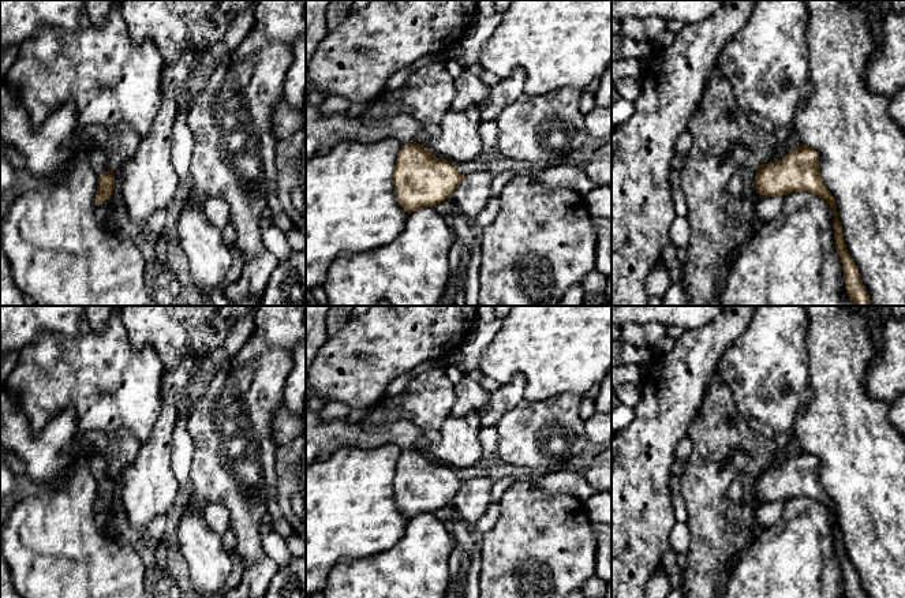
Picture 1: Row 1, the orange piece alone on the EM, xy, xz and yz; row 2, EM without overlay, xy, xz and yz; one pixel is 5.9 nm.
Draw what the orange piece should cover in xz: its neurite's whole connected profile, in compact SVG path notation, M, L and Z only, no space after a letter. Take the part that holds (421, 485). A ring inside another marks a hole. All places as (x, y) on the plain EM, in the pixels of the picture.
M306 405L306 467L322 452L354 446L374 449L393 444L401 449L394 470L394 500L400 512L410 520L423 513L433 513L448 505L461 489L456 470L433 461L416 448L423 431L410 421L388 426L364 427L347 419L324 421L319 411Z

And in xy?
M96 455L87 457L87 470L97 482L98 493L94 507L97 511L100 511L109 505L113 500L115 494L115 479L112 476L113 468L106 459Z

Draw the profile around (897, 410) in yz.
M905 393L900 395L890 405L889 421L905 437Z

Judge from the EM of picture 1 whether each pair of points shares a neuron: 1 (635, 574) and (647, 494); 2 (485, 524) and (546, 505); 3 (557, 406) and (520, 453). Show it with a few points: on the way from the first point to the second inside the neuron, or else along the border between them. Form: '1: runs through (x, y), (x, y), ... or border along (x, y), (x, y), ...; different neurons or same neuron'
1: runs through (635, 554), (635, 514); same neuron
2: border along (498, 501), (497, 522), (479, 537); different neurons
3: runs through (556, 418), (533, 441); same neuron

